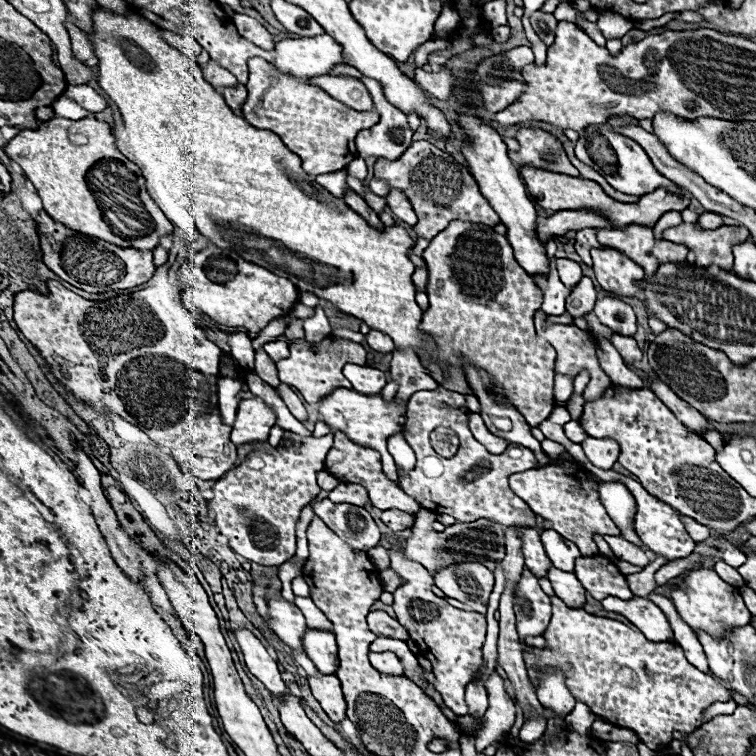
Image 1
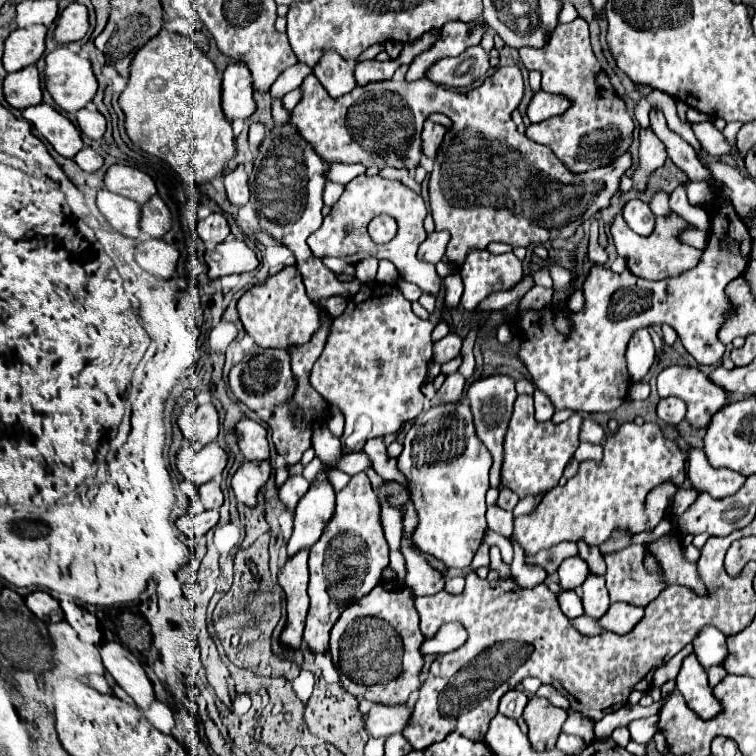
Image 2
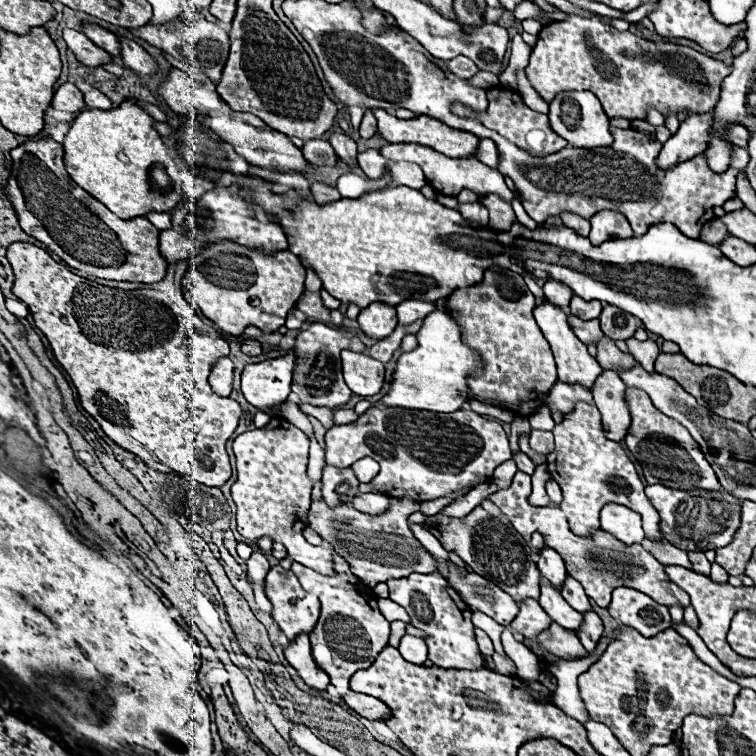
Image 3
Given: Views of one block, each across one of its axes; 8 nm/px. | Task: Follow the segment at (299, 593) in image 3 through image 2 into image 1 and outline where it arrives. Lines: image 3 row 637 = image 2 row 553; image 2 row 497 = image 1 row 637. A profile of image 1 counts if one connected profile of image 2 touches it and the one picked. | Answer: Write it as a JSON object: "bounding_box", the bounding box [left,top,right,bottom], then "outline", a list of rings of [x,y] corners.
{"bounding_box":[304,630,338,674],"outline":[[[306,630],[304,650],[322,674],[334,674],[338,664],[338,646],[334,634],[328,630]]]}

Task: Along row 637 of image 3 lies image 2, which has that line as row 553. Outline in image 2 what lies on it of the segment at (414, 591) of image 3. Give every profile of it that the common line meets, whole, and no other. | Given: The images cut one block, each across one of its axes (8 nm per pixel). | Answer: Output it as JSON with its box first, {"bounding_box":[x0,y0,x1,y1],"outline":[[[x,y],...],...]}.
{"bounding_box":[398,404,492,568],"outline":[[[442,404],[430,410],[420,412],[416,420],[412,420],[412,428],[404,438],[404,450],[398,456],[398,468],[406,478],[410,500],[414,502],[418,526],[412,532],[412,542],[422,550],[444,562],[452,568],[466,568],[476,554],[484,530],[486,530],[486,502],[484,496],[488,492],[488,470],[492,466],[492,456],[484,448],[484,444],[476,438],[472,414],[468,404]]]}

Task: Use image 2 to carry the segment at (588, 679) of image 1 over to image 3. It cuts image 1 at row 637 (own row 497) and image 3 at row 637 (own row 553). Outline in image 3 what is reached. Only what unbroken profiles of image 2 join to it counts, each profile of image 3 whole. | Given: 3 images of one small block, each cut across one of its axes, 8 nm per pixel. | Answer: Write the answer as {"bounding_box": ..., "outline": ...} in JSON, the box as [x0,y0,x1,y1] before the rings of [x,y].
{"bounding_box":[510,598,552,640],"outline":[[[526,598],[522,604],[520,604],[520,612],[516,616],[516,620],[512,620],[510,628],[514,632],[520,632],[524,638],[528,640],[536,640],[540,632],[548,630],[552,624],[550,616],[540,608],[538,600],[534,598]]]}

